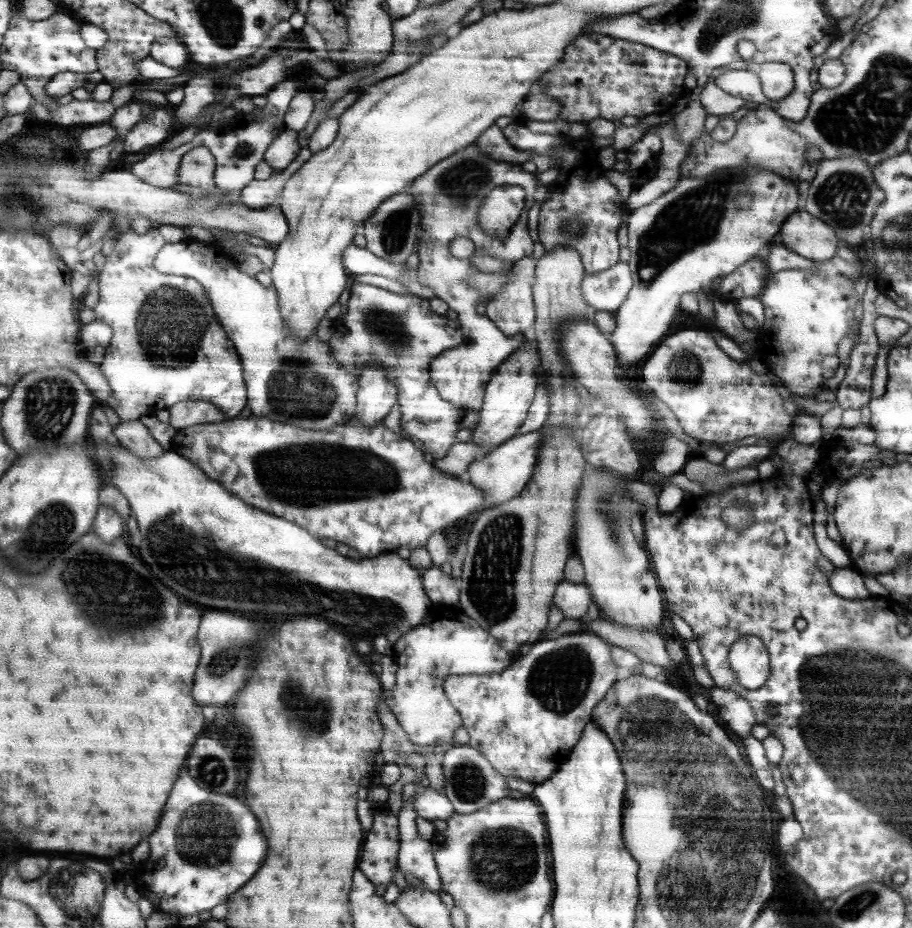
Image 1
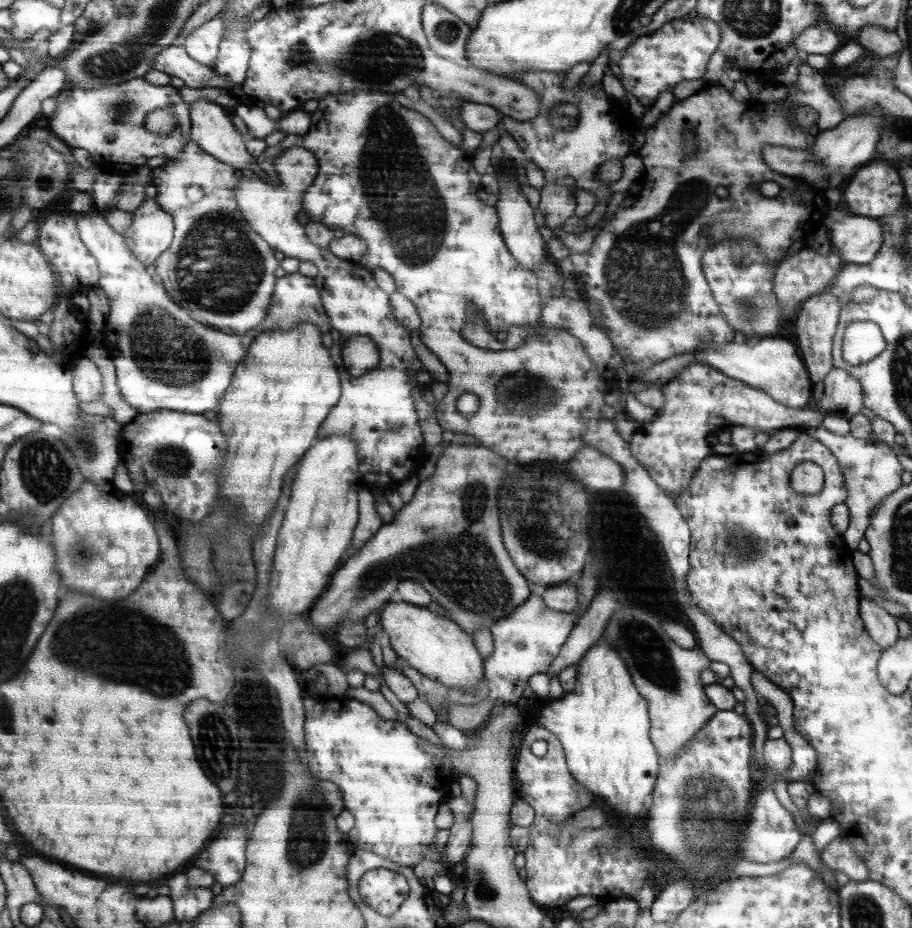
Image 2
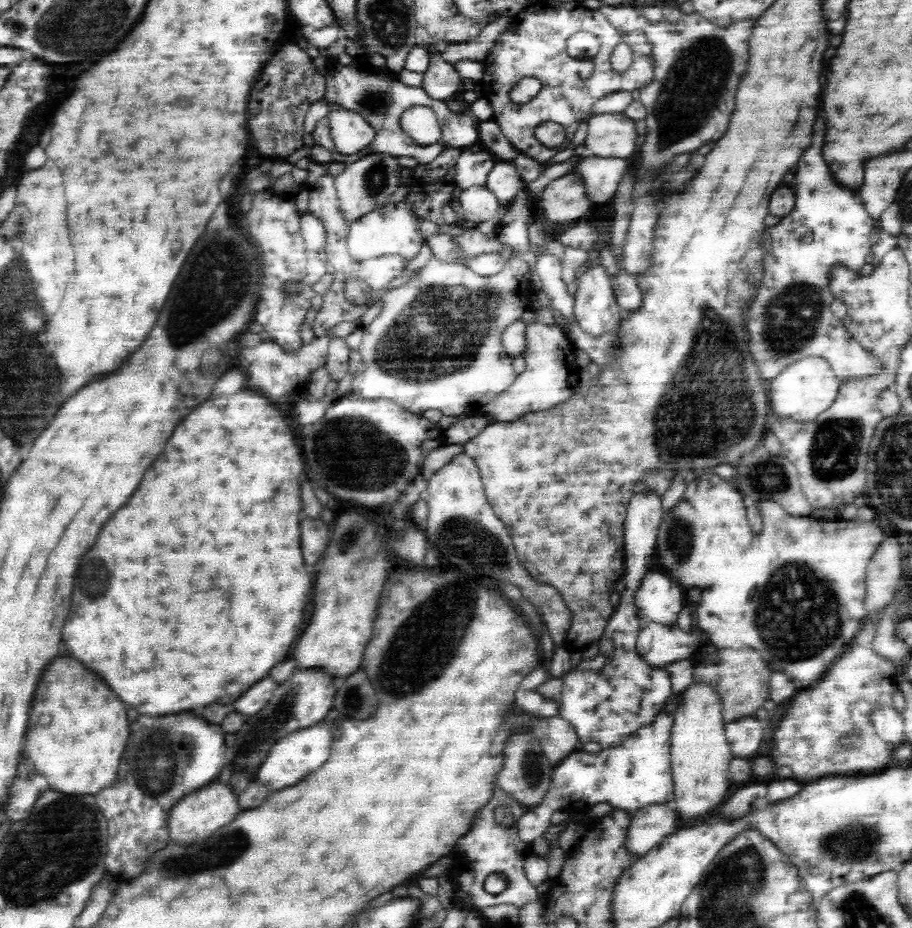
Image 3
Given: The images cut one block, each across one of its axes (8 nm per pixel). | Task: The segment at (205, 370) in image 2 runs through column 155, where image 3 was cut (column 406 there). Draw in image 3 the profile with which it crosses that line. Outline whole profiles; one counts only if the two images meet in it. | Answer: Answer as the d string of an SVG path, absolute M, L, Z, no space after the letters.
M476 226L466 229L461 237L452 239L470 257L476 253L500 253L504 263L502 270L481 277L463 264L446 264L432 256L431 261L420 269L421 273L386 294L380 314L362 328L359 349L362 361L358 374L352 378L352 396L364 400L394 400L404 410L416 414L423 414L426 410L440 410L443 416L457 417L466 412L479 414L484 404L514 384L519 374L514 371L513 358L506 353L502 344L502 334L510 324L522 321L524 312L535 304L535 292L530 285L530 265L520 259L519 255L512 256L515 250L504 248L494 234L481 234Z

